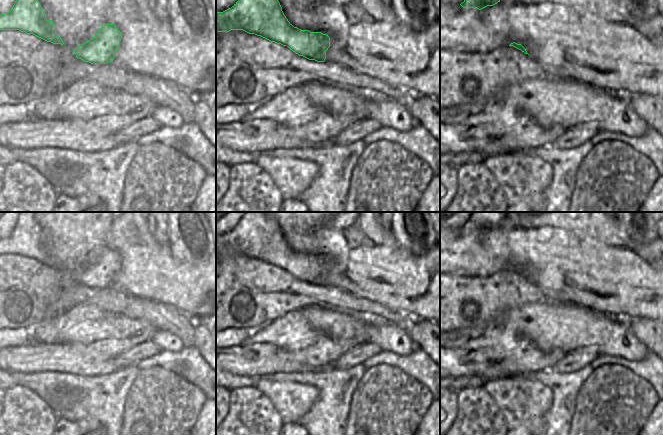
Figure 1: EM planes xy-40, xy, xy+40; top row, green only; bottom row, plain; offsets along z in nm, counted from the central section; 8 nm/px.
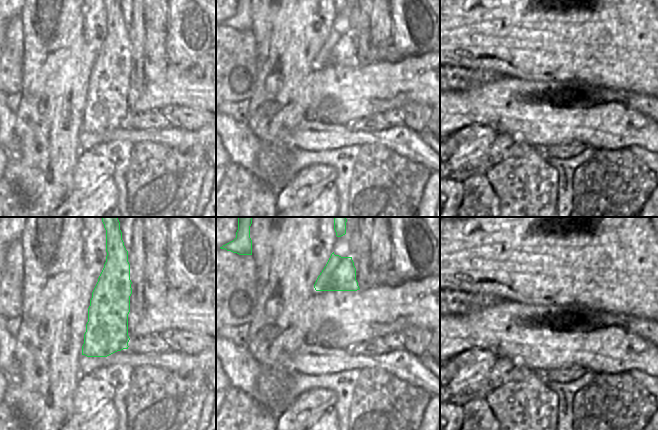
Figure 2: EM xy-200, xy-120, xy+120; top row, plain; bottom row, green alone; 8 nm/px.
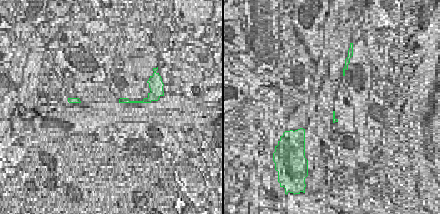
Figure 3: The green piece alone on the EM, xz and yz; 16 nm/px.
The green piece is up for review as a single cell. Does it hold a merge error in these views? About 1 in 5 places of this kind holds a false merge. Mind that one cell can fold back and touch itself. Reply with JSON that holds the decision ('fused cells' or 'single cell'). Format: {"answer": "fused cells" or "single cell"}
{"answer": "single cell"}

